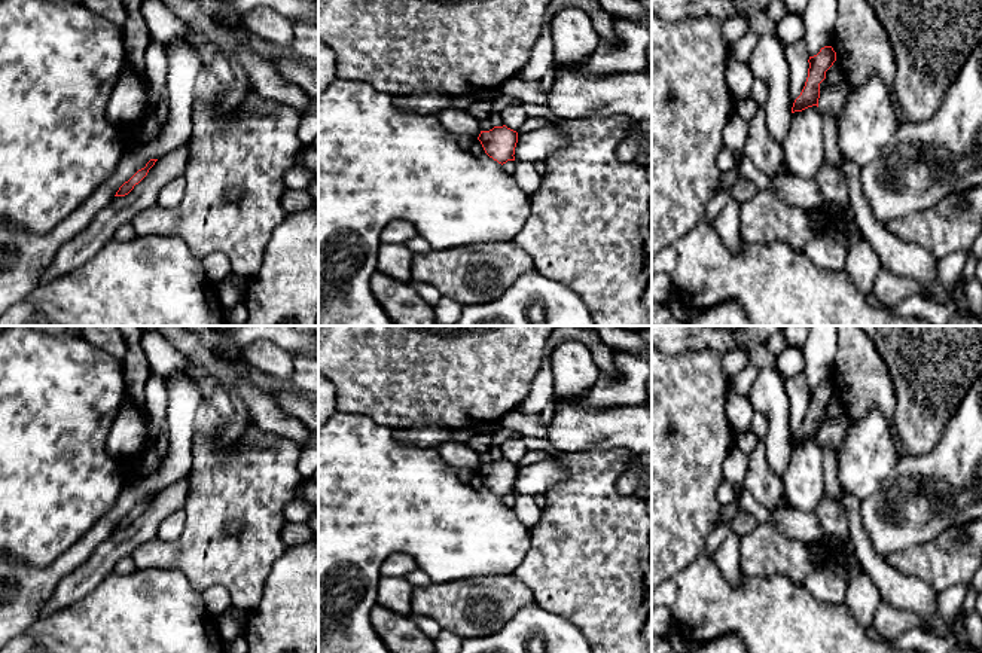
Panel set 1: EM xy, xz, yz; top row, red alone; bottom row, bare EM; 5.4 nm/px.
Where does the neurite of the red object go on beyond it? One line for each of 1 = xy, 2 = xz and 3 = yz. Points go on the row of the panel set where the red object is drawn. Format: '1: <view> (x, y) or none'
1: none
2: none
3: none

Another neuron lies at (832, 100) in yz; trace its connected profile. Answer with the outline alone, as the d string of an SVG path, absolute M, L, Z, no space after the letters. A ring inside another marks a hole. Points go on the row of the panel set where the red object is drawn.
M826 79L820 83L818 109L833 119L835 125L842 113L848 98L848 83L841 83L830 88Z

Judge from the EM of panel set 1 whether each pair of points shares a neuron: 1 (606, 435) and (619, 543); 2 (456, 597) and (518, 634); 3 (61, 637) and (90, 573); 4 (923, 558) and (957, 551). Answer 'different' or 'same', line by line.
1: different
2: different
3: different
4: same

